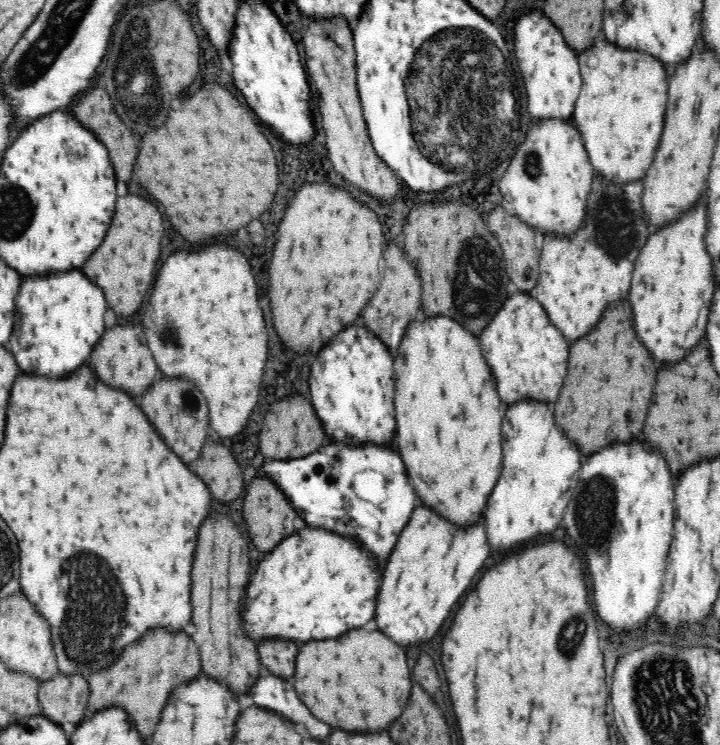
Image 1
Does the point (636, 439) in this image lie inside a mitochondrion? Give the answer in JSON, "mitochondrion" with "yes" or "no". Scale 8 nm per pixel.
{"mitochondrion":"no"}

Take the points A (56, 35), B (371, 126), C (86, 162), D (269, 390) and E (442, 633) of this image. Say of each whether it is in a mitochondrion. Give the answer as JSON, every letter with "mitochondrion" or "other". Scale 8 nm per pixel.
{"A":"mitochondrion","B":"other","C":"other","D":"other","E":"other"}

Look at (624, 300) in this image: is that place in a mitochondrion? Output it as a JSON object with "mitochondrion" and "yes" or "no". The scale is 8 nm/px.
{"mitochondrion":"no"}

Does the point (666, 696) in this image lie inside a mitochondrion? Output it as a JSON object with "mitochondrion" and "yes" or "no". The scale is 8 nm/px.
{"mitochondrion":"yes"}

